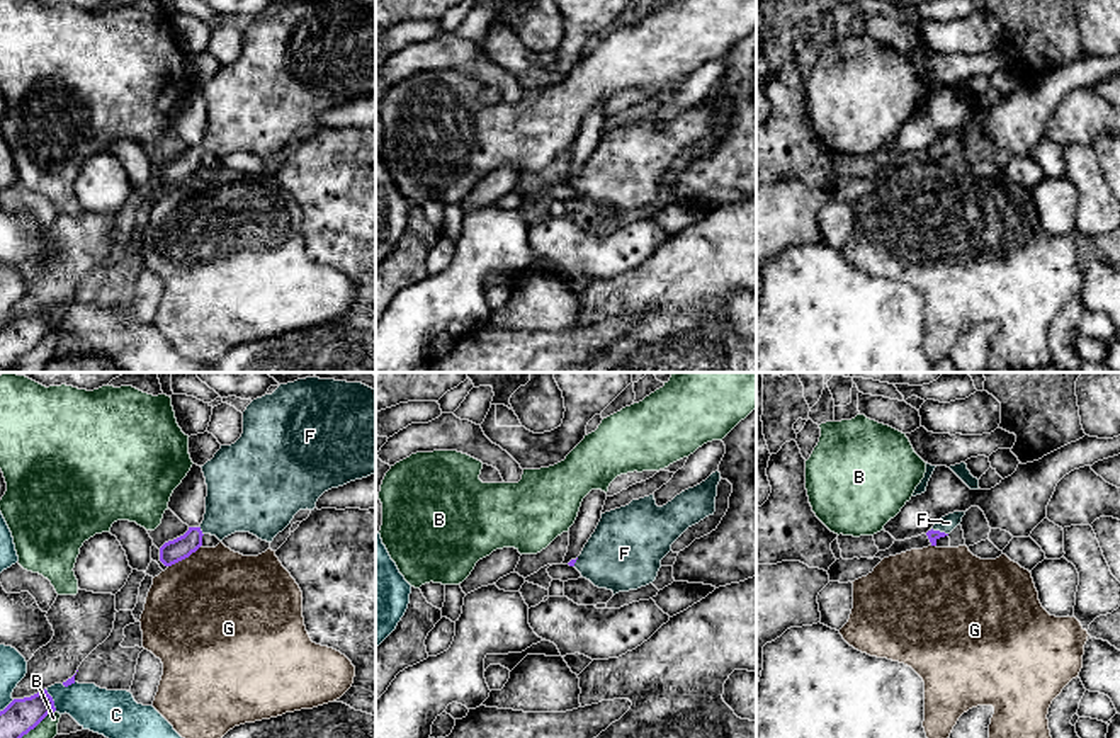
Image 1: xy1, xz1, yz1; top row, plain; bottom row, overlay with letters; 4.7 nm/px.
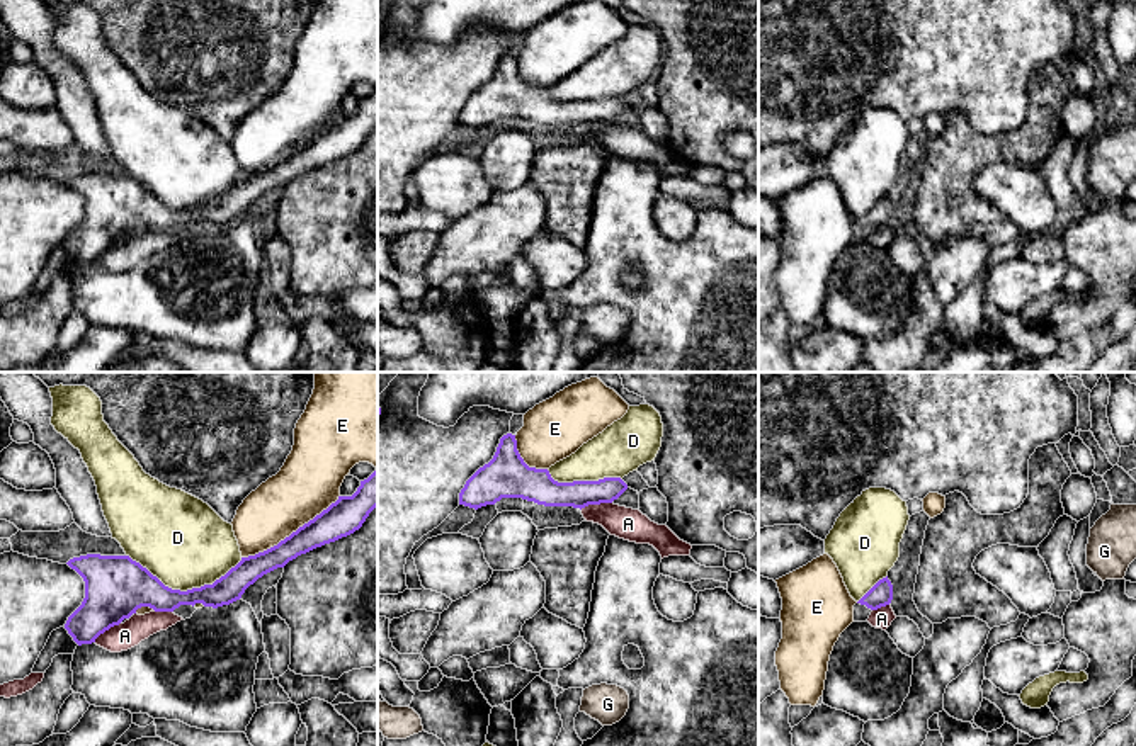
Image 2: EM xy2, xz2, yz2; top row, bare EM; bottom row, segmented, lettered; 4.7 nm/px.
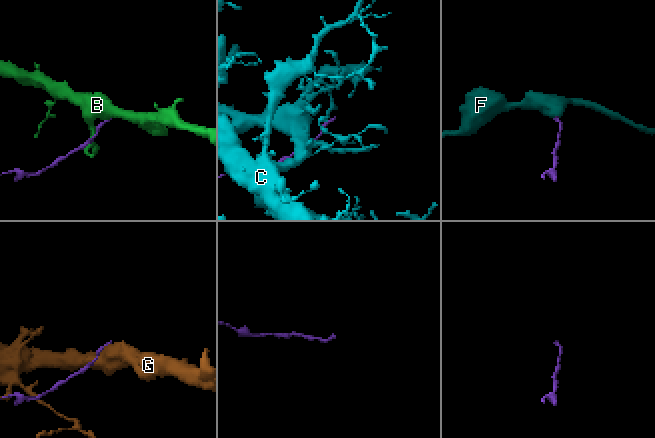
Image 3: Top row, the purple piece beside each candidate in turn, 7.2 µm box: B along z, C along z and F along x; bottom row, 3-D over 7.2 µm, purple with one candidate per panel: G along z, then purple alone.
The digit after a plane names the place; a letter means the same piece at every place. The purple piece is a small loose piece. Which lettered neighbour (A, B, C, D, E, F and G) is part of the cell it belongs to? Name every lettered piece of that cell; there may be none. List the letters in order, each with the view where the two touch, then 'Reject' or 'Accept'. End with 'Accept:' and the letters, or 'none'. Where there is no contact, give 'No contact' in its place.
A: Touches purple in xz2. Reject
B: Touches purple in xy1. Reject
C: Touches purple in xy1. Reject
D: Touches purple in xy2. Reject
E: Touches purple in xy2. Reject
F: Touches purple in yz1. Accept
G: Touches purple in xy1. Reject
Accept: F

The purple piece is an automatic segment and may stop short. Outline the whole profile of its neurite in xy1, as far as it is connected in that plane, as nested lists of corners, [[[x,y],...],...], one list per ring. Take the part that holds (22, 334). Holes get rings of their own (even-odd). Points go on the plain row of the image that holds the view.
[[[46,308],[31,316],[14,318],[0,330],[0,371],[10,372],[24,354],[54,330],[54,320]]]

